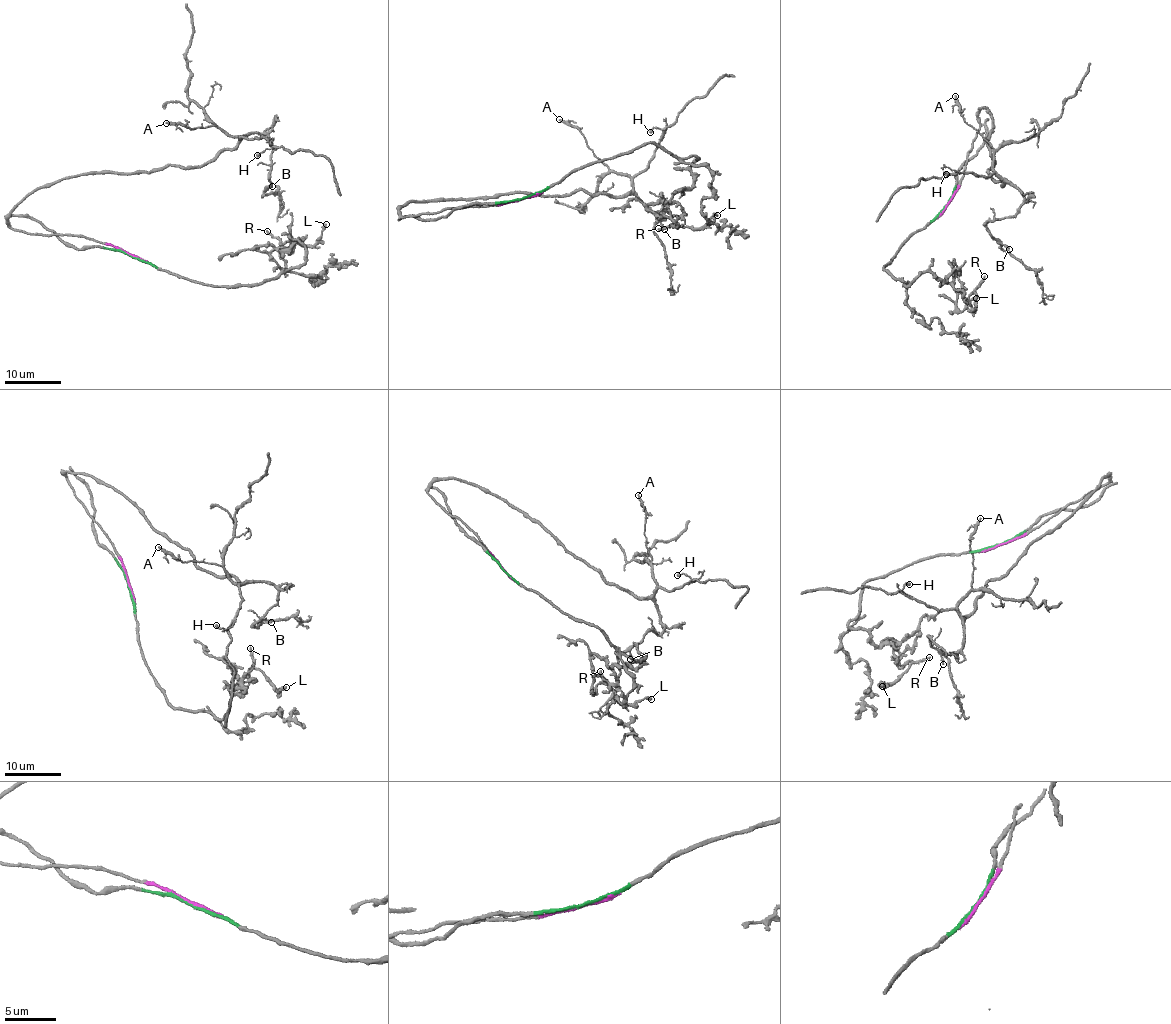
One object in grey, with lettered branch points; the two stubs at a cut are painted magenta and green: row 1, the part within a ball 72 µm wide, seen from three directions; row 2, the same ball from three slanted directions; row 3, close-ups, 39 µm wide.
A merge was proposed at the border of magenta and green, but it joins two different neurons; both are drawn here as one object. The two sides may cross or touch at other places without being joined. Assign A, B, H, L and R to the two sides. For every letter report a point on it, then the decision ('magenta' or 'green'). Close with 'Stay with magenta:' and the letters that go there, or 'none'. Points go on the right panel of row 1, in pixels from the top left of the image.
A: place (955, 96); magenta
B: place (1009, 249); magenta
H: place (946, 174); magenta
L: place (976, 298); green
R: place (984, 276); green
Stay with magenta: A, B, H

